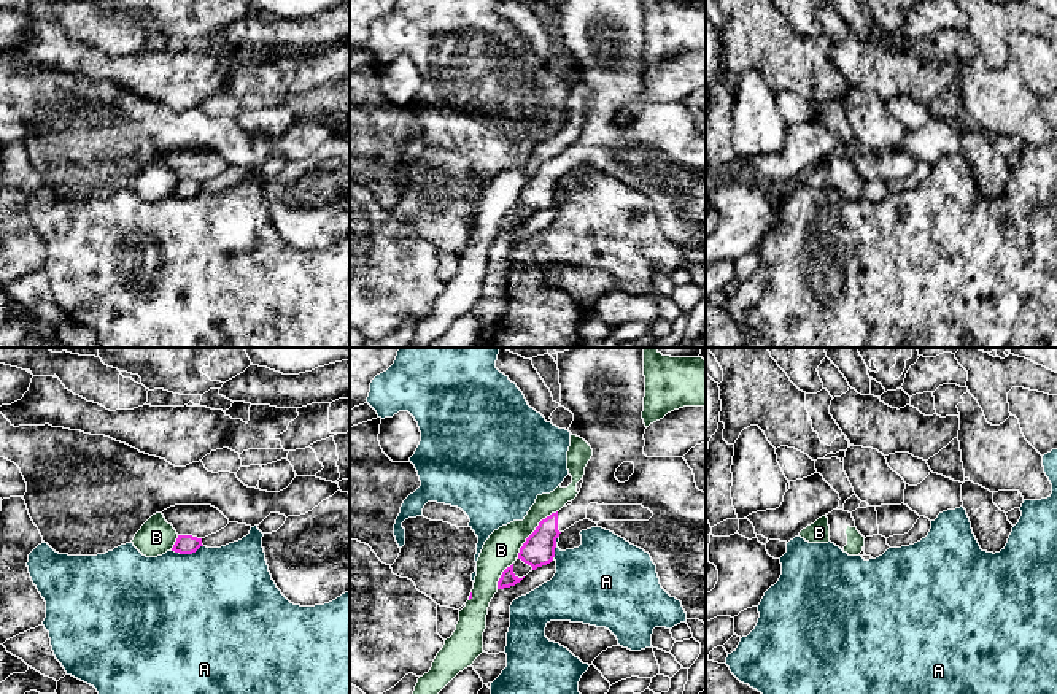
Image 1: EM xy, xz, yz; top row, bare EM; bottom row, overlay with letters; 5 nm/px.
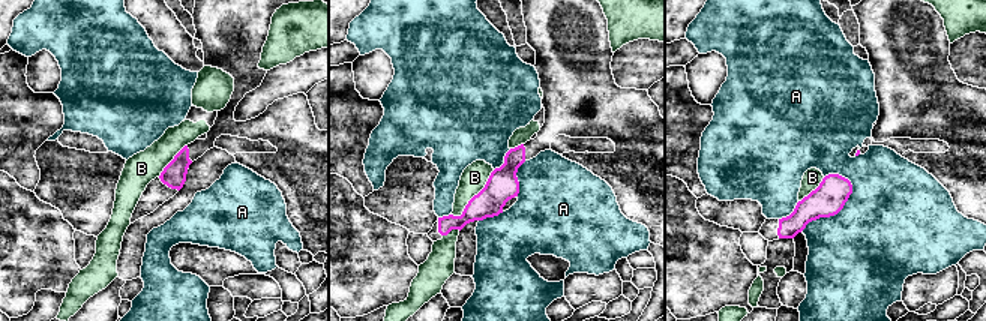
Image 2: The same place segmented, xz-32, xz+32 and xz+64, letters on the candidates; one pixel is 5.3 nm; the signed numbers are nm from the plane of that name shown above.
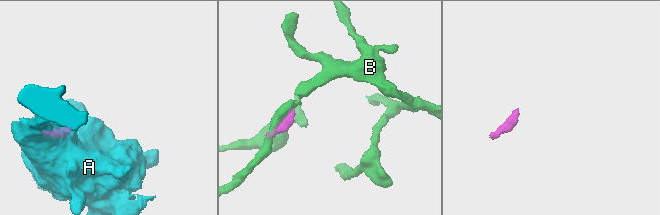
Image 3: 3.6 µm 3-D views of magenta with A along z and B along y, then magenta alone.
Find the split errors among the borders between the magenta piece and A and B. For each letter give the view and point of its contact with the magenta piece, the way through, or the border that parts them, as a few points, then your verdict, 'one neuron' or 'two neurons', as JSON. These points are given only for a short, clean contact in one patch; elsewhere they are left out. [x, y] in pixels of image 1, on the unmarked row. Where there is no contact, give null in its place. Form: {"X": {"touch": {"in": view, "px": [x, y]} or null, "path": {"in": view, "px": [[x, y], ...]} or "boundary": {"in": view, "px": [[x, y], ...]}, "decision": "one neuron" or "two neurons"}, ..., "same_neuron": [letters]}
{"A": {"touch": {"in": "xy", "px": [186, 197]}, "decision": "two neurons"}, "B": {"touch": {"in": "xz", "px": [534, 175]}, "decision": "two neurons"}, "same_neuron": []}

